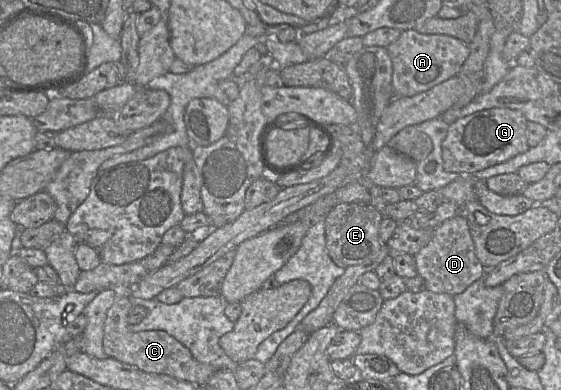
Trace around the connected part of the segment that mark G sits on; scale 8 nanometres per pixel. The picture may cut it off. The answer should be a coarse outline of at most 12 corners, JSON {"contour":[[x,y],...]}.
{"contour":[[492,108],[449,124],[447,172],[474,173],[529,150],[527,119]]}

